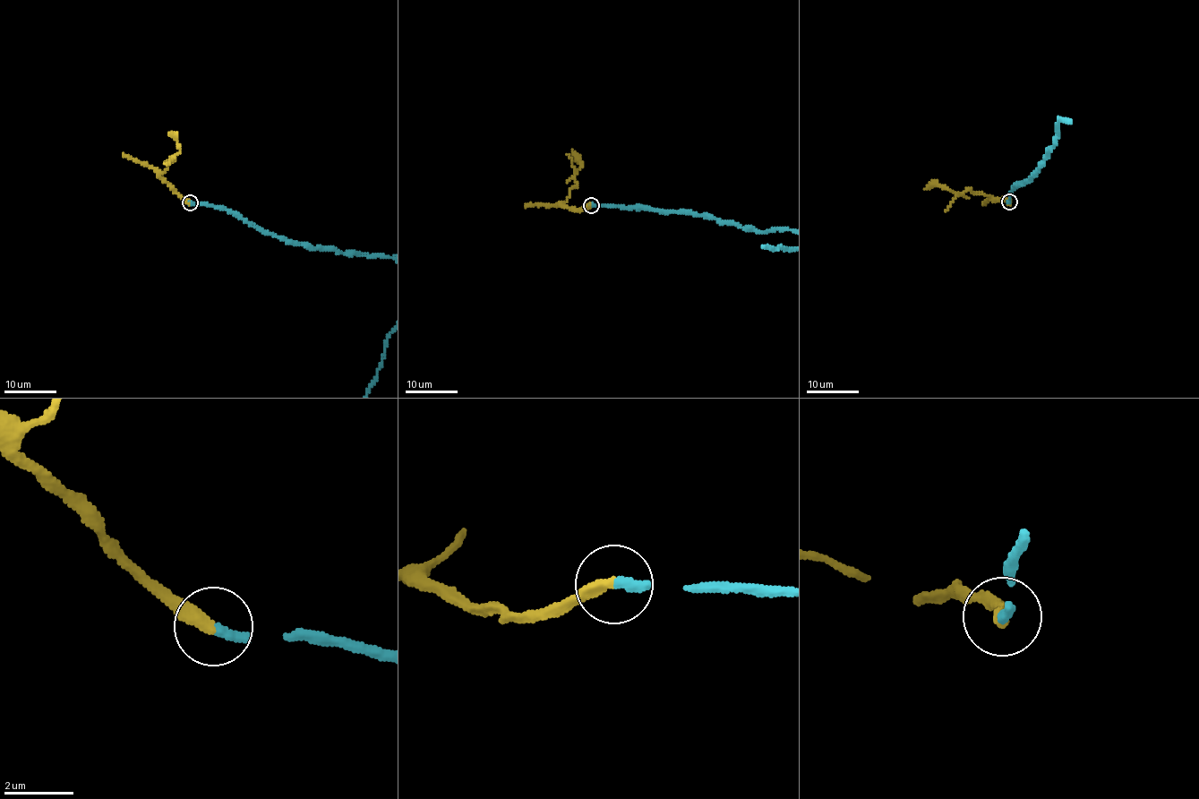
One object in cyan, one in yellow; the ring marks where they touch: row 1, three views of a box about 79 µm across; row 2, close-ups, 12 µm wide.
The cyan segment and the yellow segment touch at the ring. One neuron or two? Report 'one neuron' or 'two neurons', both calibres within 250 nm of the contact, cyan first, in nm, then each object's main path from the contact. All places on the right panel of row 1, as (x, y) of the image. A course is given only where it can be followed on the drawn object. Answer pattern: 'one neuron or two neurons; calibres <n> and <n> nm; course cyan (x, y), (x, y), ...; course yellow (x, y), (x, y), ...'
one neuron; calibres 280 and 340 nm; course yellow (1009, 202), (969, 189), (954, 193), (937, 184), (925, 190)

